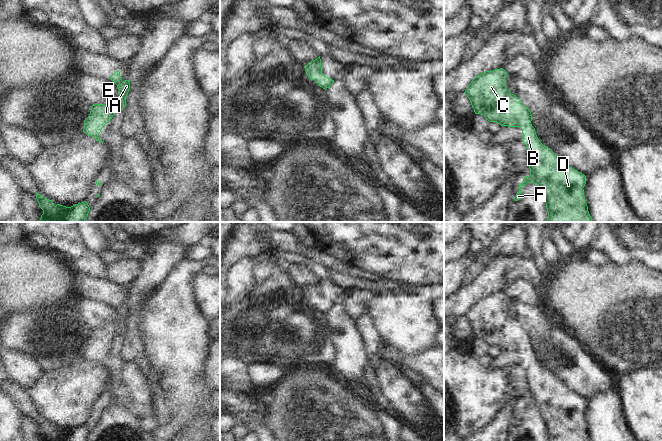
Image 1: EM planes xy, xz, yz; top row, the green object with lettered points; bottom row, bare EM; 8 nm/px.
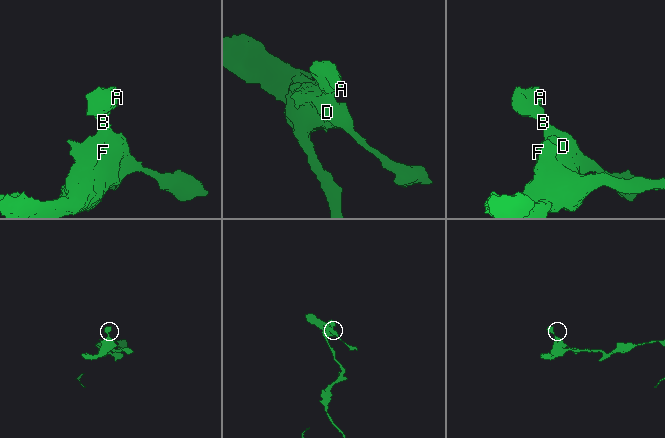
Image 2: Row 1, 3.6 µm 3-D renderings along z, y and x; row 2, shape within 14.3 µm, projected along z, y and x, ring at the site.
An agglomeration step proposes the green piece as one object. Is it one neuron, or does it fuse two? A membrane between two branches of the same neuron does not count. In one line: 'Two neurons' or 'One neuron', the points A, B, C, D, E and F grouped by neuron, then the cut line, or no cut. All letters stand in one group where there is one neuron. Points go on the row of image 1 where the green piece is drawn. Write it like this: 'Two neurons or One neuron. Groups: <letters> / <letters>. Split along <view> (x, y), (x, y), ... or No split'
One neuron. Groups: A B C D E F. No split

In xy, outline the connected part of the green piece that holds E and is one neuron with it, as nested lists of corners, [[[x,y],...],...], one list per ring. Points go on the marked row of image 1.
[[[129,80],[117,85],[119,96],[115,100],[109,100],[105,104],[93,104],[88,118],[84,121],[83,132],[103,142],[99,137],[102,127],[108,123],[117,111],[122,111],[126,106],[126,96],[130,89]]]

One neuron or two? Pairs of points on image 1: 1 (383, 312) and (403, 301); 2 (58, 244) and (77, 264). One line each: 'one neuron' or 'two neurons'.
1: one neuron
2: one neuron

